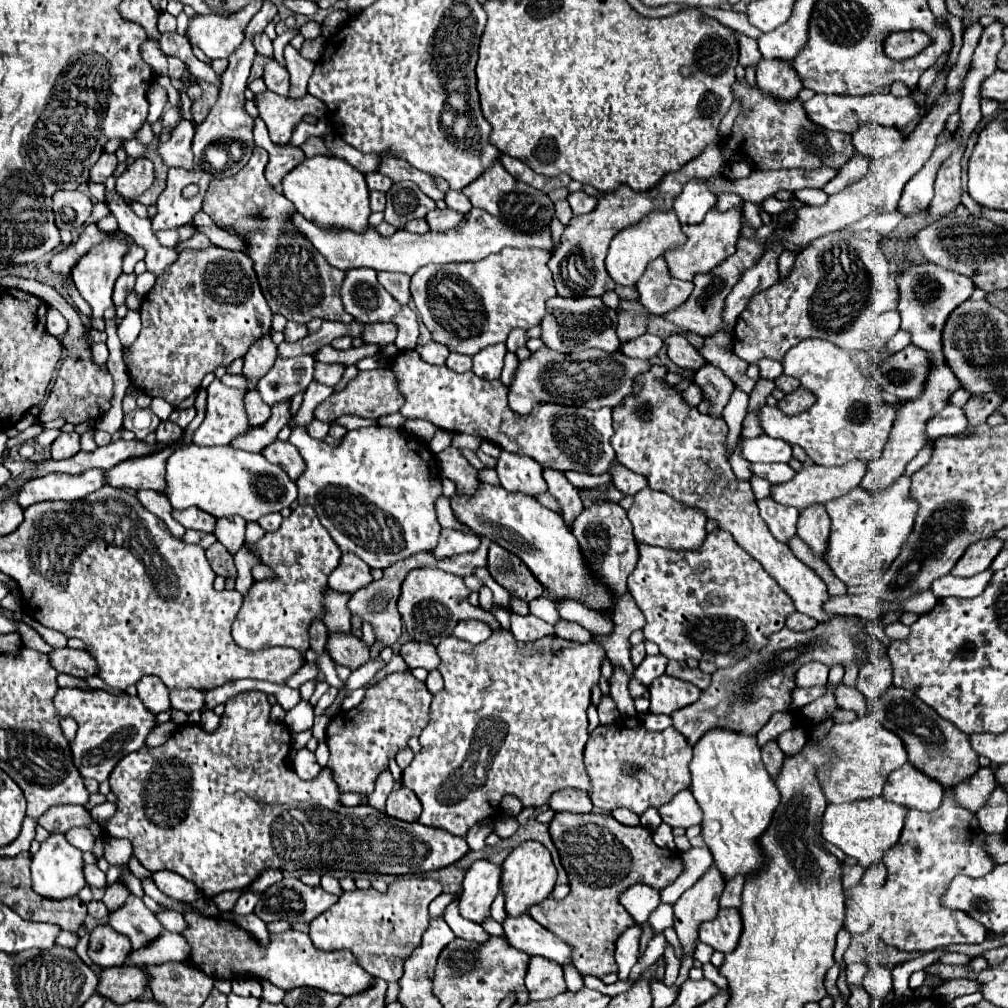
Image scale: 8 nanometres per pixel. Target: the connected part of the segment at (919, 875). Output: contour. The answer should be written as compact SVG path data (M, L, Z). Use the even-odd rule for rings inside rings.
M945 790L943 804L935 812L909 810L901 838L883 856L887 866L887 882L877 892L875 907L859 905L869 920L869 928L859 932L863 942L875 933L885 944L905 952L929 952L949 944L981 944L987 930L965 912L941 908L941 892L959 874L981 878L993 870L985 852L985 832L979 828L973 812L961 808L953 800L953 792Z

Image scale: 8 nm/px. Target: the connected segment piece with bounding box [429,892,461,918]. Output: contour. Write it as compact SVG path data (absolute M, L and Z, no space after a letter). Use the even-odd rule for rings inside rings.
M442 893L439 895L431 904L429 905L429 914L430 917L434 918L440 916L444 913L445 908L456 898L459 898L461 893L456 894L447 894Z

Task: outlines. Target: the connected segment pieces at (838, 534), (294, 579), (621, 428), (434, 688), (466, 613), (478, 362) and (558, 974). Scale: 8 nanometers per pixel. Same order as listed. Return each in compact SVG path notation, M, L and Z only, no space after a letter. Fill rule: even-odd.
M901 476L879 498L859 486L845 496L839 496L825 504L831 518L831 532L823 558L831 572L839 580L843 580L845 586L873 584L889 570L893 560L899 556L903 542L913 530L917 512L917 502L909 500L909 486L911 478Z
M297 506L289 518L283 518L277 532L265 534L259 542L247 544L247 548L261 564L269 566L275 576L253 582L245 594L231 628L235 644L247 650L289 646L299 650L301 658L305 658L305 652L309 650L309 626L325 616L323 594L329 588L329 574L339 566L341 550L317 520L315 510L309 506Z
M651 366L651 370L645 376L637 376L637 382L643 386L641 392L637 396L627 396L625 402L617 408L613 408L613 428L615 428L615 436L611 440L615 452L617 452L617 462L623 464L625 468L643 474L649 480L649 486L653 490L661 490L669 496L673 496L675 500L687 504L687 506L697 506L701 508L707 518L717 520L719 528L731 532L731 536L735 538L735 542L739 546L743 546L755 560L761 562L761 566L777 580L777 584L791 596L795 608L811 618L815 618L819 624L825 624L831 620L831 616L825 612L823 604L829 600L827 594L827 586L825 582L811 570L807 568L799 558L795 558L795 554L789 550L787 544L781 544L779 540L775 540L767 528L767 524L763 522L763 518L757 512L755 500L753 500L753 490L749 482L739 482L729 466L729 458L725 456L725 438L727 438L727 424L725 420L715 420L707 414L699 414L697 408L689 408L683 398L681 392L675 392L669 384L661 382L659 378L667 374L667 368L663 366Z
M431 670L427 680L425 680L425 684L427 684L431 694L437 694L439 690L443 690L443 676L441 676L441 672L439 670Z
M425 566L425 568L415 568L407 574L401 586L401 596L397 600L397 606L411 638L433 646L437 646L443 638L451 636L453 628L461 620L478 619L486 622L492 630L499 629L501 626L492 614L469 604L469 594L471 590L465 586L463 578L439 568Z
M493 344L489 348L483 348L479 354L473 356L473 368L471 368L473 374L485 380L499 378L505 352L507 352L505 344Z
M531 960L529 970L525 976L525 988L531 1000L547 1000L563 994L565 978L563 970L557 964L545 964L545 960Z

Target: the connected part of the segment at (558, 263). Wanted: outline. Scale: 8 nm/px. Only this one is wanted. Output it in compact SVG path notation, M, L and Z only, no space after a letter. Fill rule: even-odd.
M711 144L703 150L701 156L697 156L691 162L687 162L685 166L681 166L681 170L677 170L673 174L667 174L659 182L659 186L655 186L653 190L633 192L629 186L621 186L617 192L603 194L593 212L583 214L583 216L573 216L571 222L565 226L559 248L553 250L553 254L547 262L549 270L553 272L557 294L559 296L571 296L571 298L583 298L583 296L603 296L607 290L613 290L615 282L611 280L611 276L605 270L605 256L607 256L607 248L609 248L611 238L617 232L621 232L621 228L627 228L627 226L637 224L639 220L643 220L651 210L671 208L673 198L681 192L685 180L719 176L723 166L725 166L725 160L723 160L719 148L715 144ZM567 262L575 264L575 272L579 274L581 280L575 280L575 282L571 280L569 270L567 270Z

